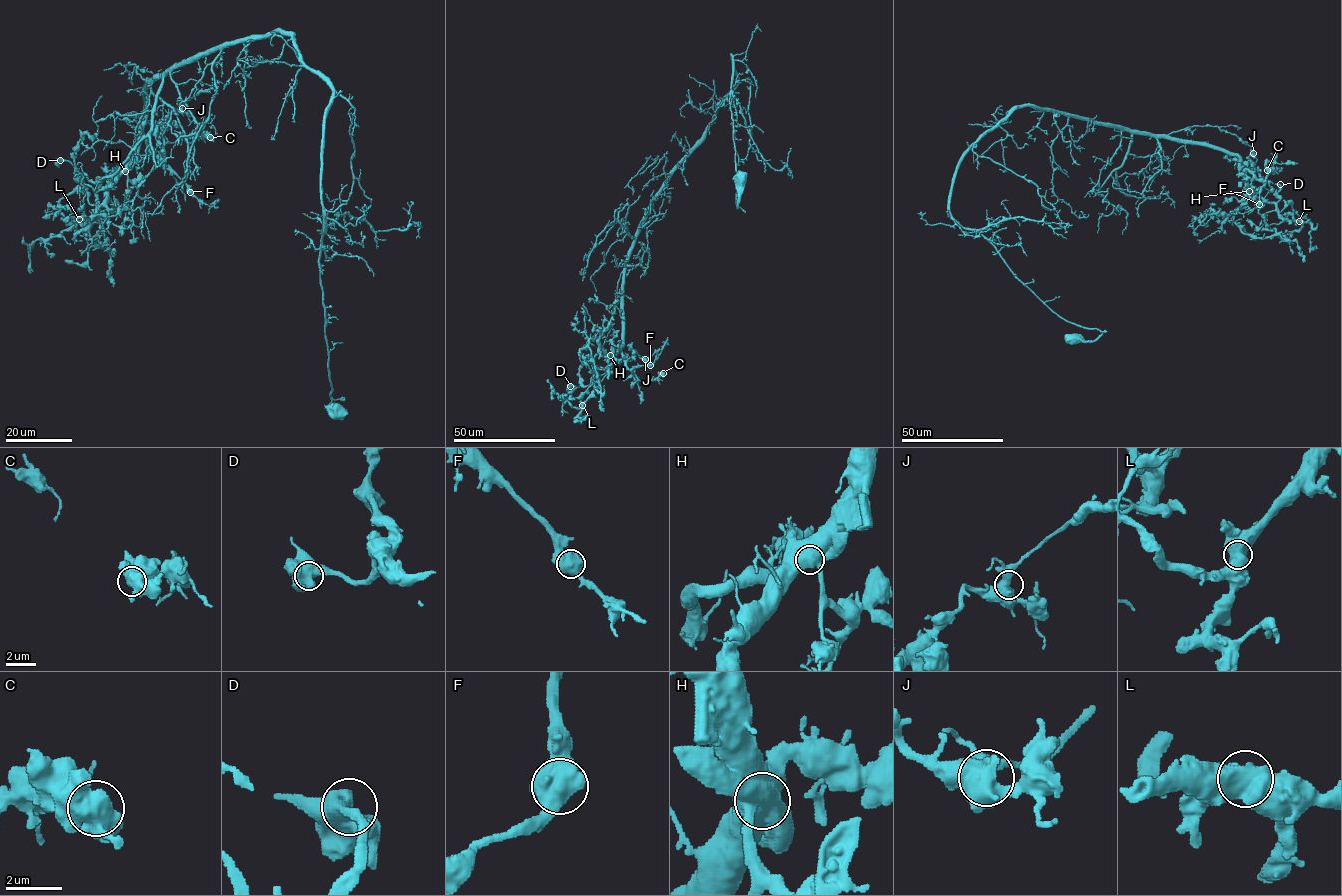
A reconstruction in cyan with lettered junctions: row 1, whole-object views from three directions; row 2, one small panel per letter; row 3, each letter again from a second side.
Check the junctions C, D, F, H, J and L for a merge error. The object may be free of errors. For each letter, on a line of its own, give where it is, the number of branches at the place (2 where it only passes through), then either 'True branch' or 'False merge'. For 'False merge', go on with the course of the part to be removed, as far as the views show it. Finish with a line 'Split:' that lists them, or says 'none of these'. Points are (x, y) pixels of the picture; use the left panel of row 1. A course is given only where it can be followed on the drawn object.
C: Place: (210, 137). Branches: 2. True branch
D: Place: (60, 160). Branches: 2. True branch
F: Place: (190, 192). Branches: 2. True branch
H: Place: (125, 171). Branches: 2. True branch
J: Place: (182, 108). Branches: 2. True branch
L: Place: (79, 219). Branches: 2. True branch
Split: none of these

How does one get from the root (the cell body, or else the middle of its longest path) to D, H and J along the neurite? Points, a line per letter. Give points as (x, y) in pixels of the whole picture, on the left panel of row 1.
D: (335, 410), (319, 265), (332, 90), (289, 35), (247, 36), (152, 80), (137, 153), (96, 188), (60, 160)
H: (335, 410), (319, 265), (323, 114), (332, 90), (295, 41), (283, 32), (247, 36), (152, 80), (125, 171)
J: (335, 410), (319, 265), (323, 114), (332, 90), (289, 35), (269, 32), (152, 80), (146, 138), (182, 108)

